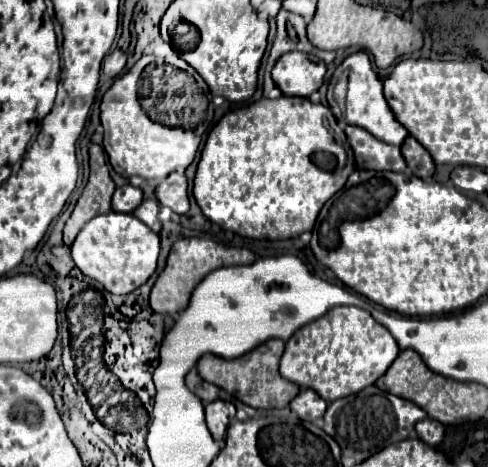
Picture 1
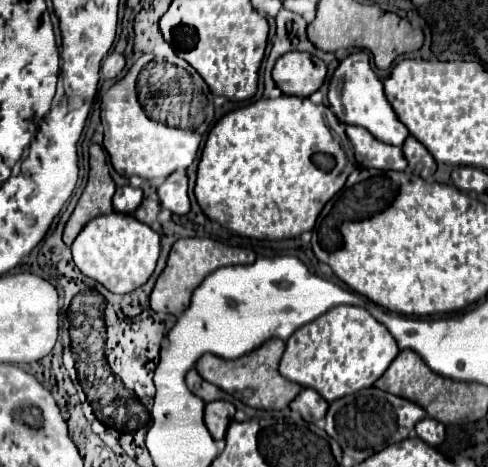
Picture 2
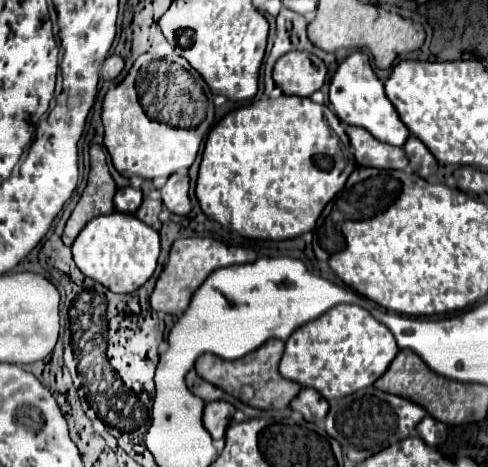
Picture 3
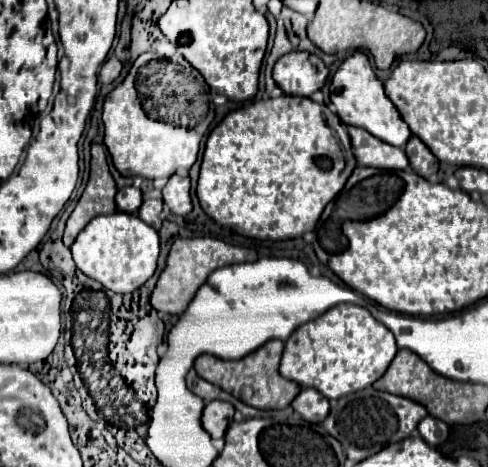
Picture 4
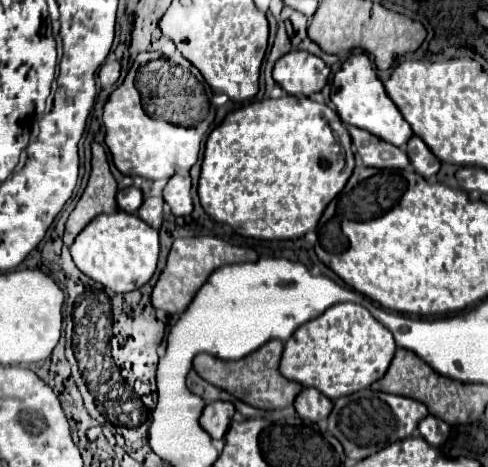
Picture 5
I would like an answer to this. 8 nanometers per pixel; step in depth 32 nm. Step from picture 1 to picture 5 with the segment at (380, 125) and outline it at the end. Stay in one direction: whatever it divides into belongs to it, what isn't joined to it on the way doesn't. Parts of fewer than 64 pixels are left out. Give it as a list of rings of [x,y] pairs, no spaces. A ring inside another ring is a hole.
[[[358,52],[352,54],[340,70],[334,74],[330,85],[330,102],[328,106],[335,111],[344,124],[362,128],[372,132],[374,136],[380,136],[380,140],[388,140],[390,144],[404,146],[412,138],[412,128],[402,118],[400,110],[394,106],[394,102],[388,98],[384,84],[378,80],[372,62],[366,54]]]

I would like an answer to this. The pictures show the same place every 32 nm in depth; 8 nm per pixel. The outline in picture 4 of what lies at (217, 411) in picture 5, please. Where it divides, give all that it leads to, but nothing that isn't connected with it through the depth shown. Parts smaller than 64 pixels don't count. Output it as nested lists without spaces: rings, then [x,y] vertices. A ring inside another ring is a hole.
[[[214,400],[204,406],[202,426],[212,438],[224,438],[226,428],[232,422],[232,416],[234,416],[234,406],[230,402]]]

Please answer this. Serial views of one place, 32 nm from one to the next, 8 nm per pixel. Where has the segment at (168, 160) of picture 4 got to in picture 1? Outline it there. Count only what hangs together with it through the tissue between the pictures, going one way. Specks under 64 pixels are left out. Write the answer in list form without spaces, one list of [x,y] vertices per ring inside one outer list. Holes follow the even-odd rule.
[[[144,60],[130,68],[124,76],[116,78],[112,86],[104,92],[100,104],[100,120],[104,126],[104,150],[112,168],[124,176],[140,176],[140,178],[166,178],[170,172],[181,170],[184,172],[192,164],[198,146],[200,146],[200,132],[208,132],[210,120],[206,120],[200,128],[184,130],[172,128],[158,122],[152,122],[138,102],[138,80],[144,68]]]

